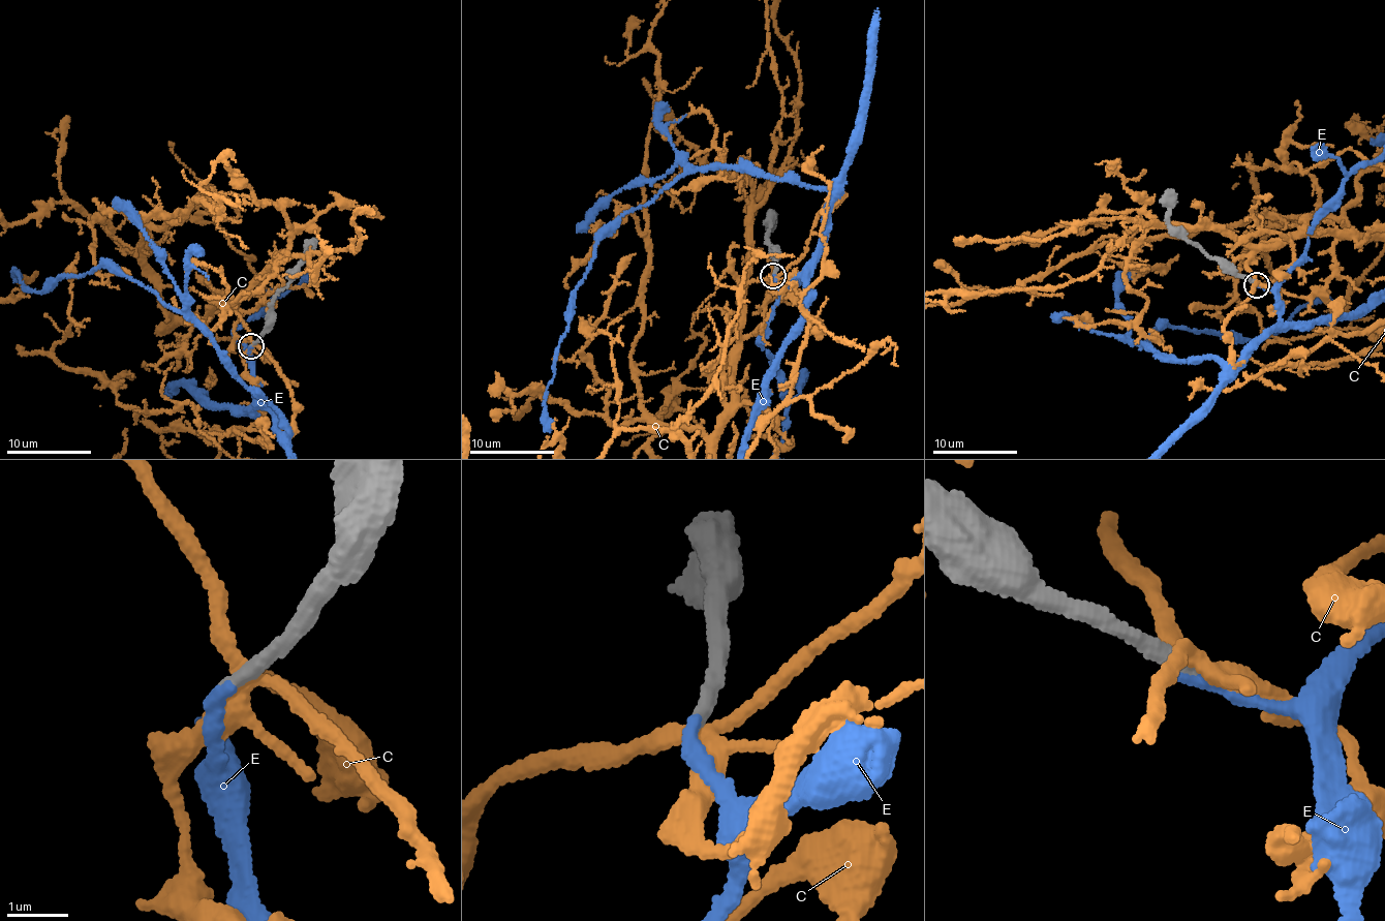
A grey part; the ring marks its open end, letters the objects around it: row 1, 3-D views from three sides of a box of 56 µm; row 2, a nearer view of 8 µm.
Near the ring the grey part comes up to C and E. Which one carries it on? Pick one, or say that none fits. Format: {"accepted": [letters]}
{"accepted": ["E"]}

